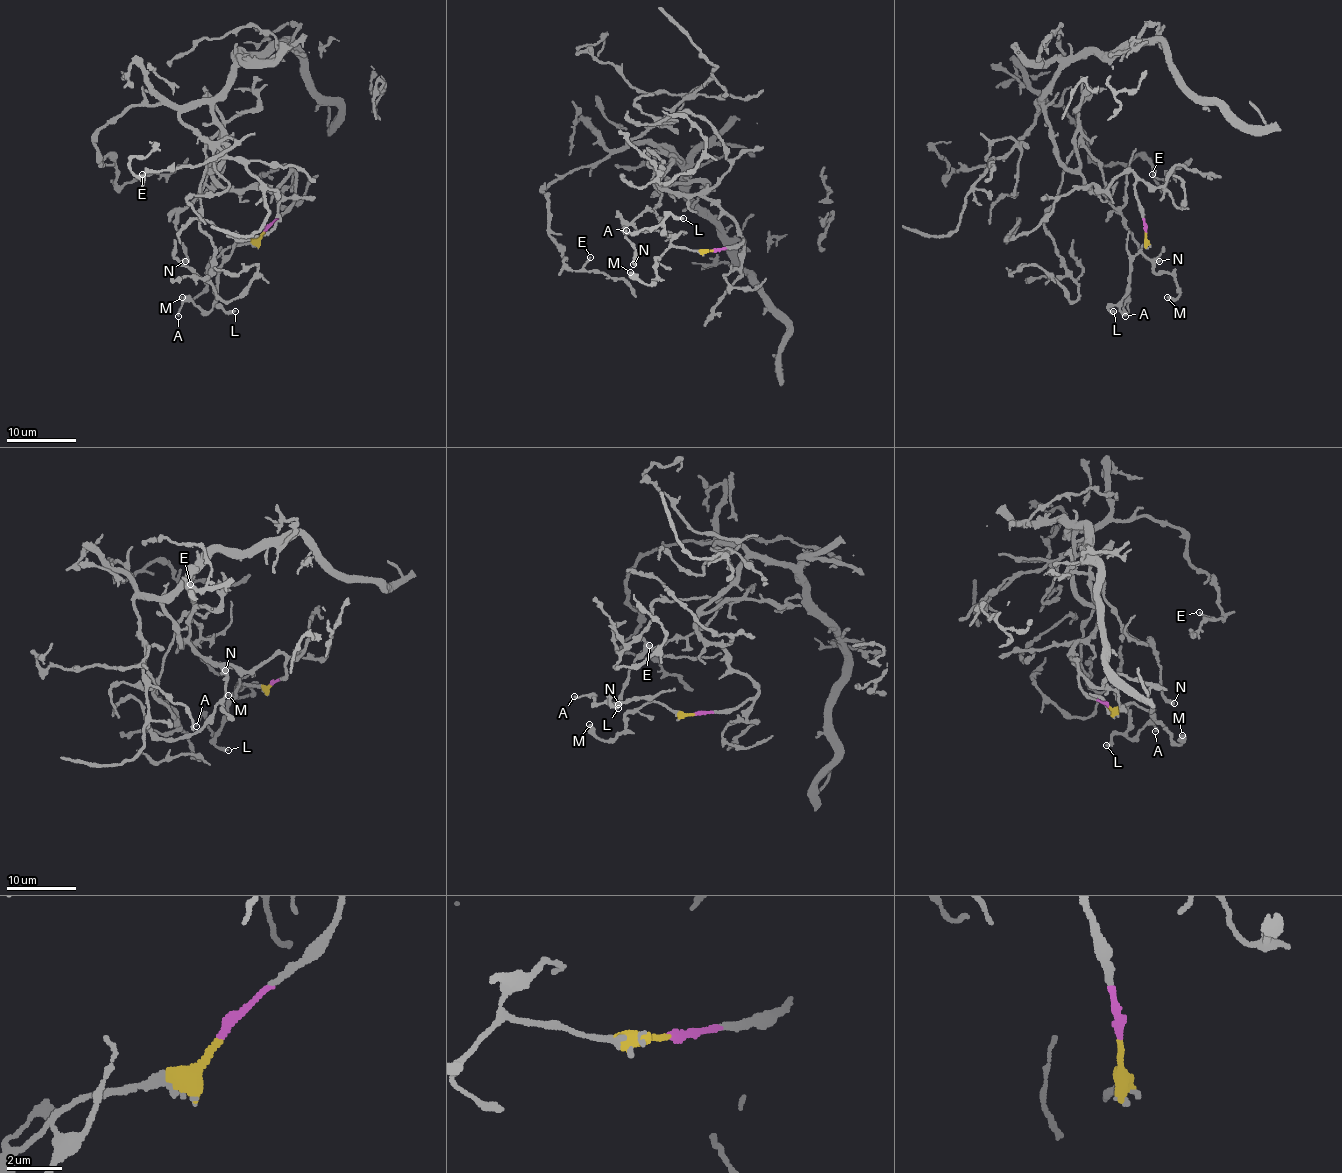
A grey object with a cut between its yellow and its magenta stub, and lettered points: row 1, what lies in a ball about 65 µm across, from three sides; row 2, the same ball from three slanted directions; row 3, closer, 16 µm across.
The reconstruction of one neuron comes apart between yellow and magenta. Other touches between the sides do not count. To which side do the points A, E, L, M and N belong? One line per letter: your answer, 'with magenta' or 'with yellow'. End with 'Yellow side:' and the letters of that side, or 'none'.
A: with yellow
E: with magenta
L: with yellow
M: with yellow
N: with magenta
Yellow side: A, L, M

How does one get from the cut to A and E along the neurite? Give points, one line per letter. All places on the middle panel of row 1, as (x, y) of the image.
A: (713, 250), (683, 249), (671, 243), (671, 238), (659, 224), (633, 233), (626, 229)
E: (713, 250), (741, 242), (738, 224), (661, 186), (671, 158), (650, 142), (543, 191), (564, 264), (591, 257)

